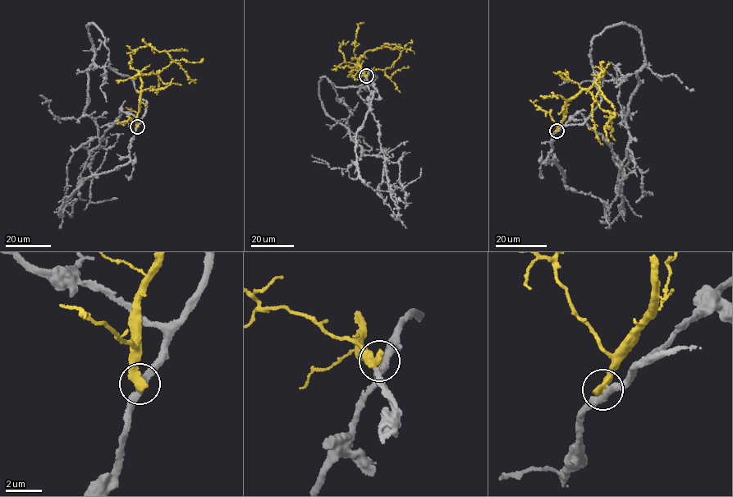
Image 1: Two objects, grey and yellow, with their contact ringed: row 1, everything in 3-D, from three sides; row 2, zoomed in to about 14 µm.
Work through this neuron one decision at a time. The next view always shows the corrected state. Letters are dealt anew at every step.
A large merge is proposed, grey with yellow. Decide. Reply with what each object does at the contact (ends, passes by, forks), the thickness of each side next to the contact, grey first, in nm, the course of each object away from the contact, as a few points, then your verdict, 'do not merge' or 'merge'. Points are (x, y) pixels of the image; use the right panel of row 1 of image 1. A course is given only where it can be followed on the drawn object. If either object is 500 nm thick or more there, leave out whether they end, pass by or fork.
320 nm thick on the grey side, 500 nm on the other; grey runs (556, 131), (583, 124), (601, 101), (594, 36), (623, 22), (636, 29), (644, 65), (605, 228); yellow runs (556, 131), (565, 101), (591, 87), (604, 69), (596, 82), (599, 89), (592, 110), (594, 131), (602, 144); do not merge

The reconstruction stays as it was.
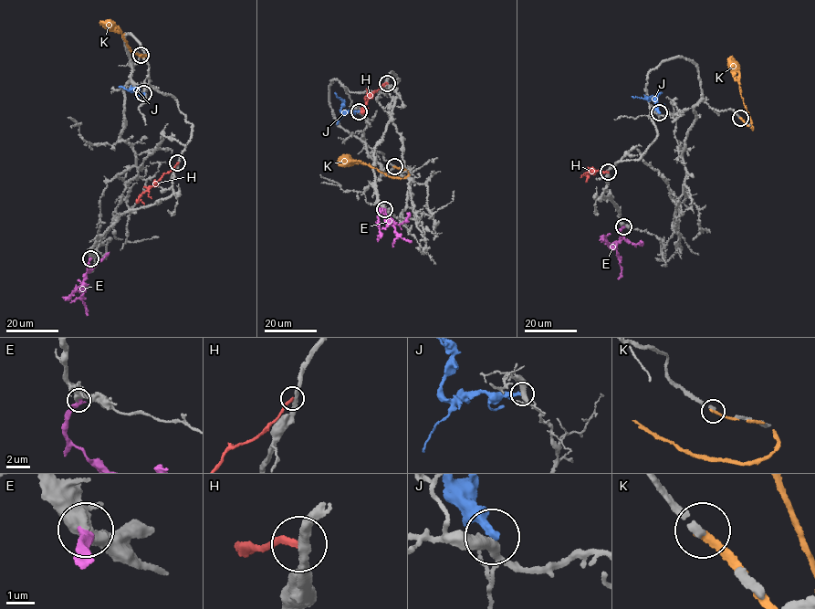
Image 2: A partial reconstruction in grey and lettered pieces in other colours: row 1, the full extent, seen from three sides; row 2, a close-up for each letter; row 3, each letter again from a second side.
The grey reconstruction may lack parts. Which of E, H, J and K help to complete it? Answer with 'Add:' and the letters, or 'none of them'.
Add: E

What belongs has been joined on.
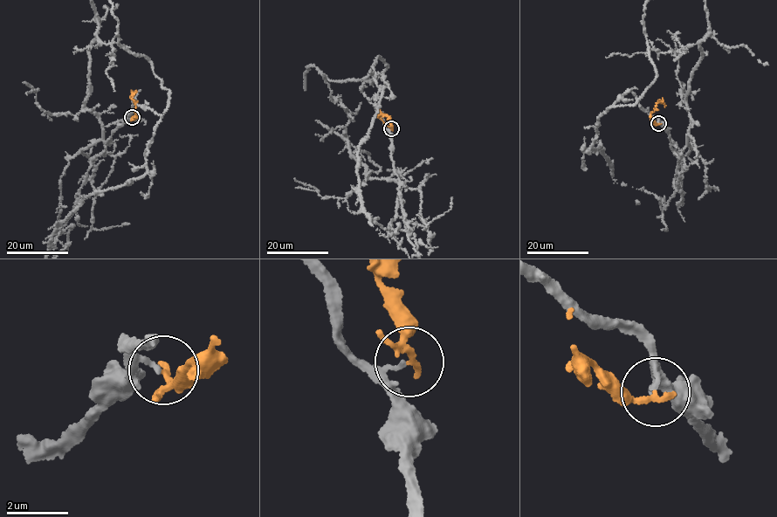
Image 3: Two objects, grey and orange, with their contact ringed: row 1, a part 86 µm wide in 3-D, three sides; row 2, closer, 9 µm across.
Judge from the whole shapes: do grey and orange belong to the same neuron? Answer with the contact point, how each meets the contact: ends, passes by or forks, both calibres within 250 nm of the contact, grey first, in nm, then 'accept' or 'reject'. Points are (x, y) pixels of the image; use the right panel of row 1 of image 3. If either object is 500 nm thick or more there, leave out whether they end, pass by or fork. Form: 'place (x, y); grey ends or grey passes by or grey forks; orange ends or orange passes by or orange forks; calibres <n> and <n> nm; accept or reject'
place (658, 123); grey ends; orange passes by; calibres 150 and 150 nm; reject

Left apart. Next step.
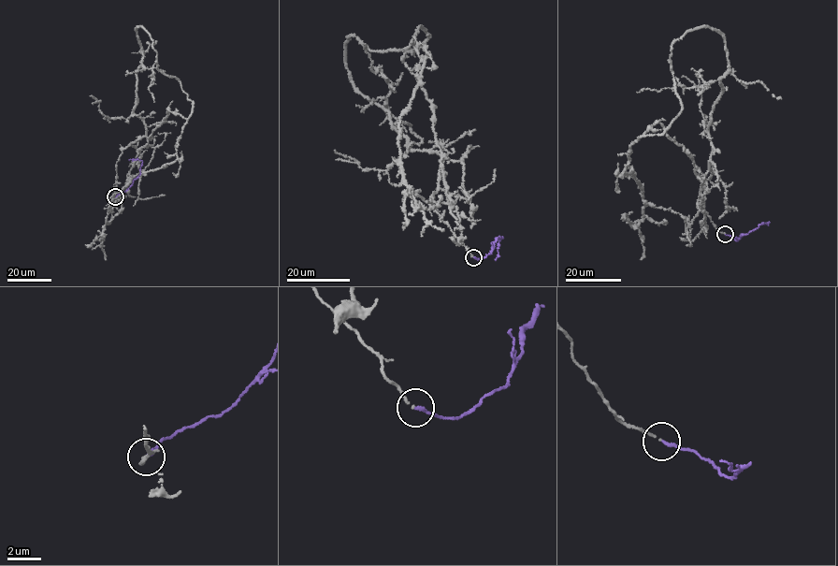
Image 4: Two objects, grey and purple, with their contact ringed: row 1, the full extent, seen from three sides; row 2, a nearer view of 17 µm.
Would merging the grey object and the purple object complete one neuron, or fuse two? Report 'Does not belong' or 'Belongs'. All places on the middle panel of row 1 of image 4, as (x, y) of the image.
Belongs

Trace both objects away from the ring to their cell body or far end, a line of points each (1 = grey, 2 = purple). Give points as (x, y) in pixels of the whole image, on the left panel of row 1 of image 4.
1: (115, 196), (122, 151), (146, 135), (139, 26), (194, 106), (177, 159), (132, 178), (85, 245)
2: (115, 196), (126, 190), (139, 175), (142, 161), (129, 160)

